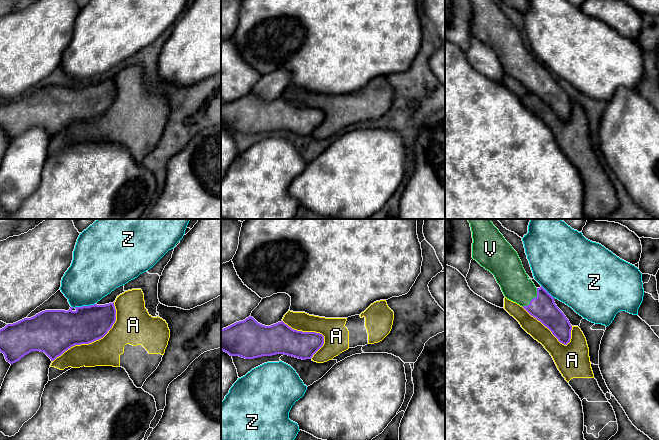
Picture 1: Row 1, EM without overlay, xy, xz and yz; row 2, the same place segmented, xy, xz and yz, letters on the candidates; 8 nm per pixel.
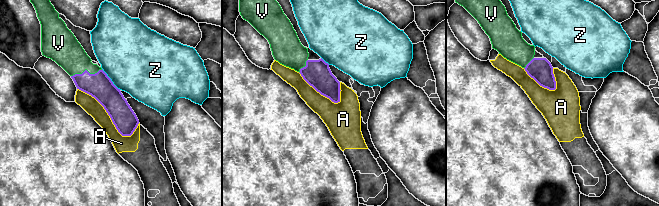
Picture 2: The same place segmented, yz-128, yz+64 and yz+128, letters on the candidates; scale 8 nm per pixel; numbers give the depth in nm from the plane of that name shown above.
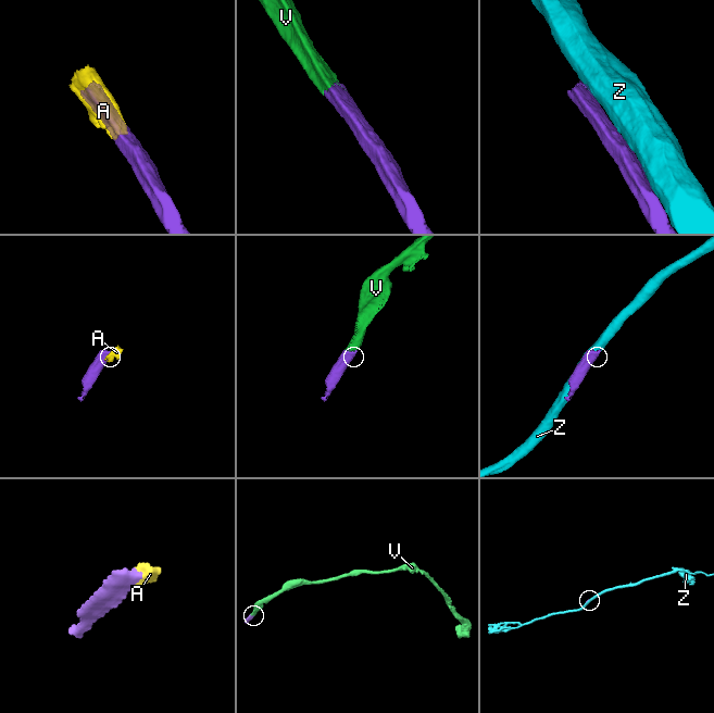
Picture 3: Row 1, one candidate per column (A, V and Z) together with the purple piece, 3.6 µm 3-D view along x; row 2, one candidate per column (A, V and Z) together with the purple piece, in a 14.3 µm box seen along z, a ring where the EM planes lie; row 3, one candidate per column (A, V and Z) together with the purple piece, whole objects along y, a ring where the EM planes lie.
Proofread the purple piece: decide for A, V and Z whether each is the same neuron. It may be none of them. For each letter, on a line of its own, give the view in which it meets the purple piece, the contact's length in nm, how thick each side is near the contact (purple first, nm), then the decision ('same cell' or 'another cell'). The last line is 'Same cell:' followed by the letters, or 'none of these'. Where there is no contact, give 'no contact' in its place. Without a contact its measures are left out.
A: xy | 700 nm | 300/220 nm | another cell
V: yz | 200 nm | 200/240 nm | same cell
Z: xy | 200 nm | 300/380 nm | another cell
Same cell: V

